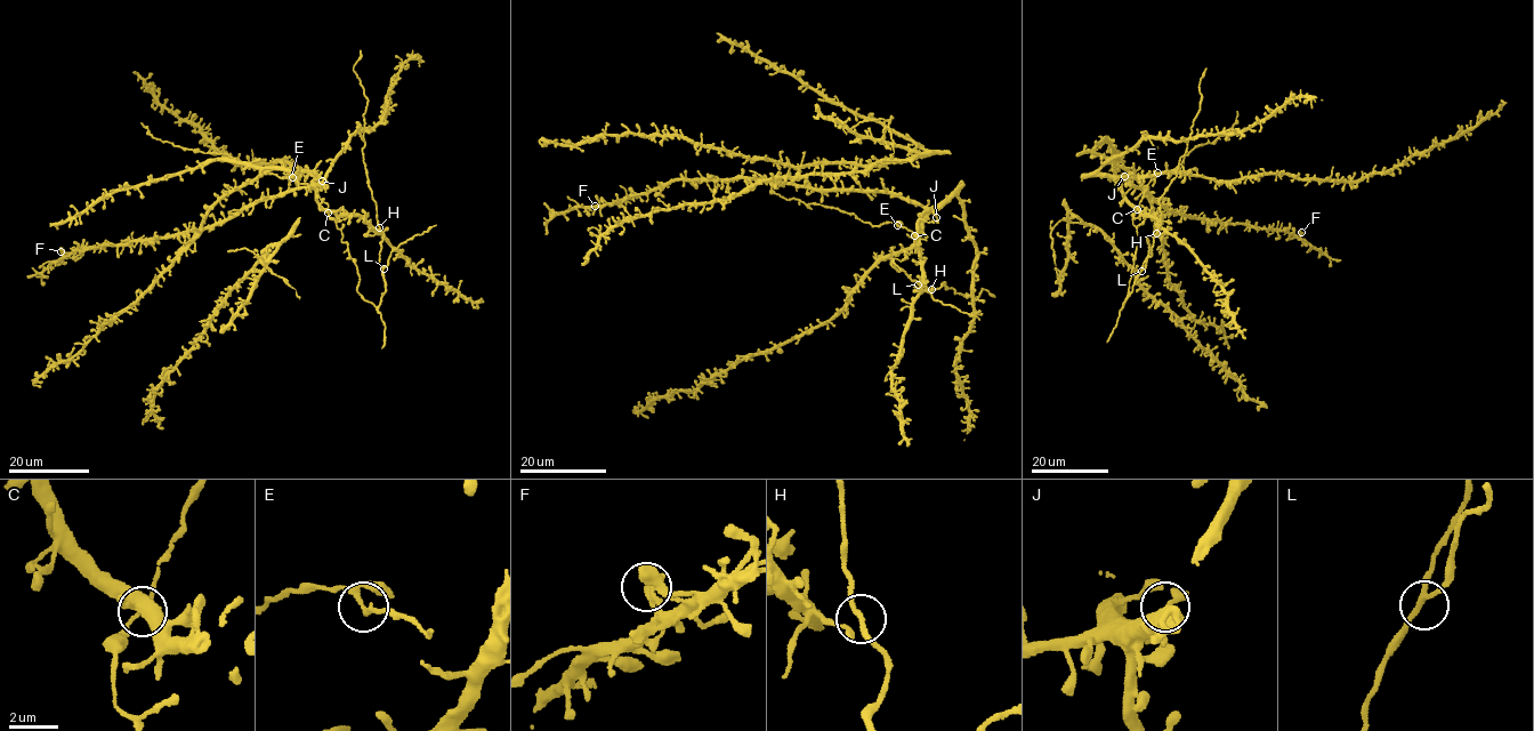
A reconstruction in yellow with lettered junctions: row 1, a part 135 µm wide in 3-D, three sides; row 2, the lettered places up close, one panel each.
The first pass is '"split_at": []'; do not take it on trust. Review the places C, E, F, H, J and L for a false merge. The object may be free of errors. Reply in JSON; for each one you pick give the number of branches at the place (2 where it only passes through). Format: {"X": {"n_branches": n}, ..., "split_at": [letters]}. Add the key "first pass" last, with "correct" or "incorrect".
{"split_at": [], "first pass": "correct"}

